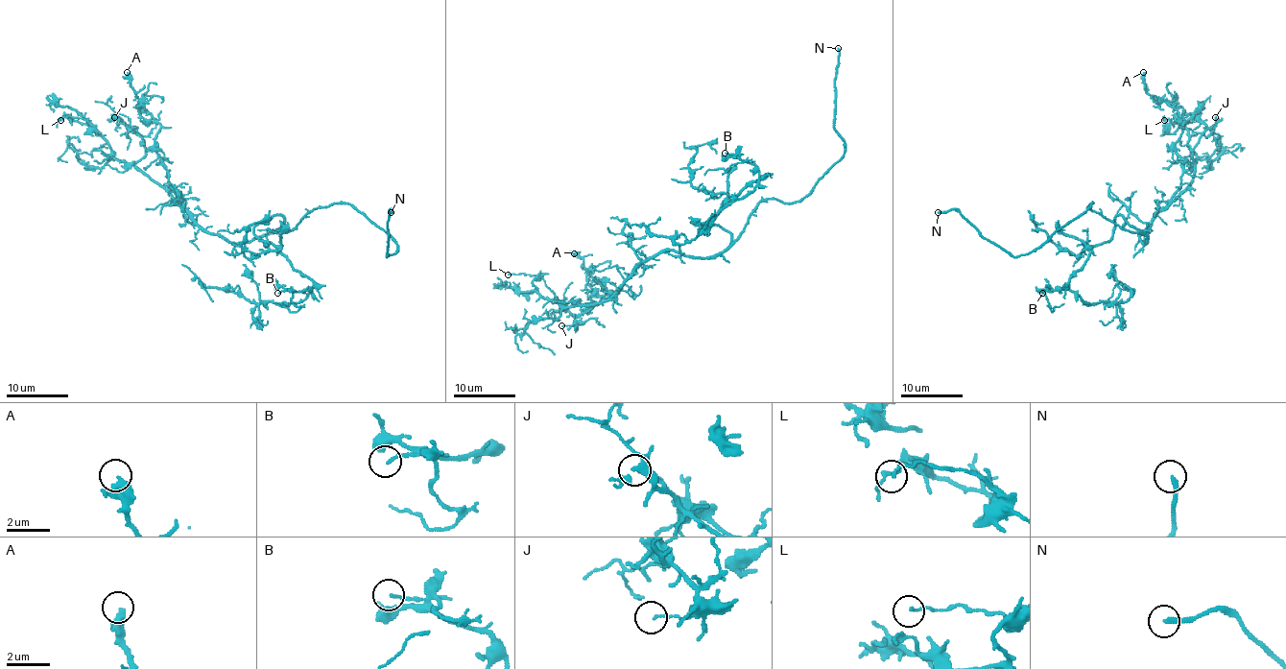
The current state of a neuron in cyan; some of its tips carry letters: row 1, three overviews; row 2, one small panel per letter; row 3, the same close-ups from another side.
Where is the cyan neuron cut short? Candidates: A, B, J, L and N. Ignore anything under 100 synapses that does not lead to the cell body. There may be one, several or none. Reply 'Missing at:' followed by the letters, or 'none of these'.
Missing at: N

